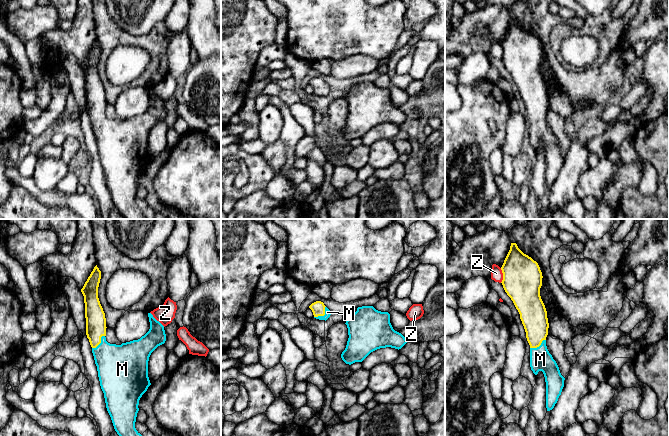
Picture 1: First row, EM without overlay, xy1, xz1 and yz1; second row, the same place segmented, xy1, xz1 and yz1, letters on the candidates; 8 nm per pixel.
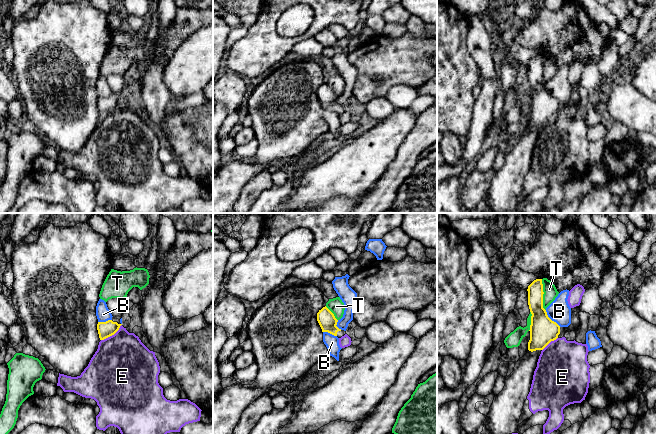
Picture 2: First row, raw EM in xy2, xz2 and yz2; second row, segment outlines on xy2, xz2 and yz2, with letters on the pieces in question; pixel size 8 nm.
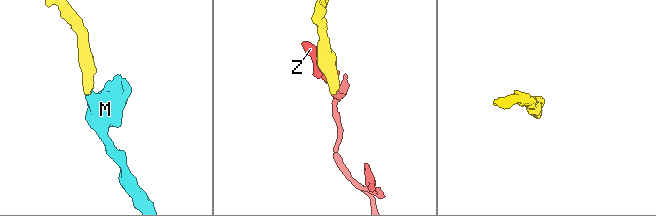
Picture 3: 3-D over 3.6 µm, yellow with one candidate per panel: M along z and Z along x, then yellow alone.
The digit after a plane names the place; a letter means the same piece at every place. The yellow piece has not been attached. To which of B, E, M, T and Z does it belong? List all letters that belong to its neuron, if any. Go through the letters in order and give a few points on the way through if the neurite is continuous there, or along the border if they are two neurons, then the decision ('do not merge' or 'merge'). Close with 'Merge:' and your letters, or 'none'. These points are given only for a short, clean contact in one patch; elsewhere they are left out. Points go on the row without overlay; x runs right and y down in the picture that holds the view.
B: border yz2 (545, 86), (546, 90), (560, 102); do not merge
E: do not merge
M: way xz1 (318, 84), (323, 91), (327, 88); merge
T: border yz2 (541, 55), (543, 84), (545, 86); do not merge
Z: border yz1 (500, 44), (502, 49), (501, 58); do not merge
Merge: M

